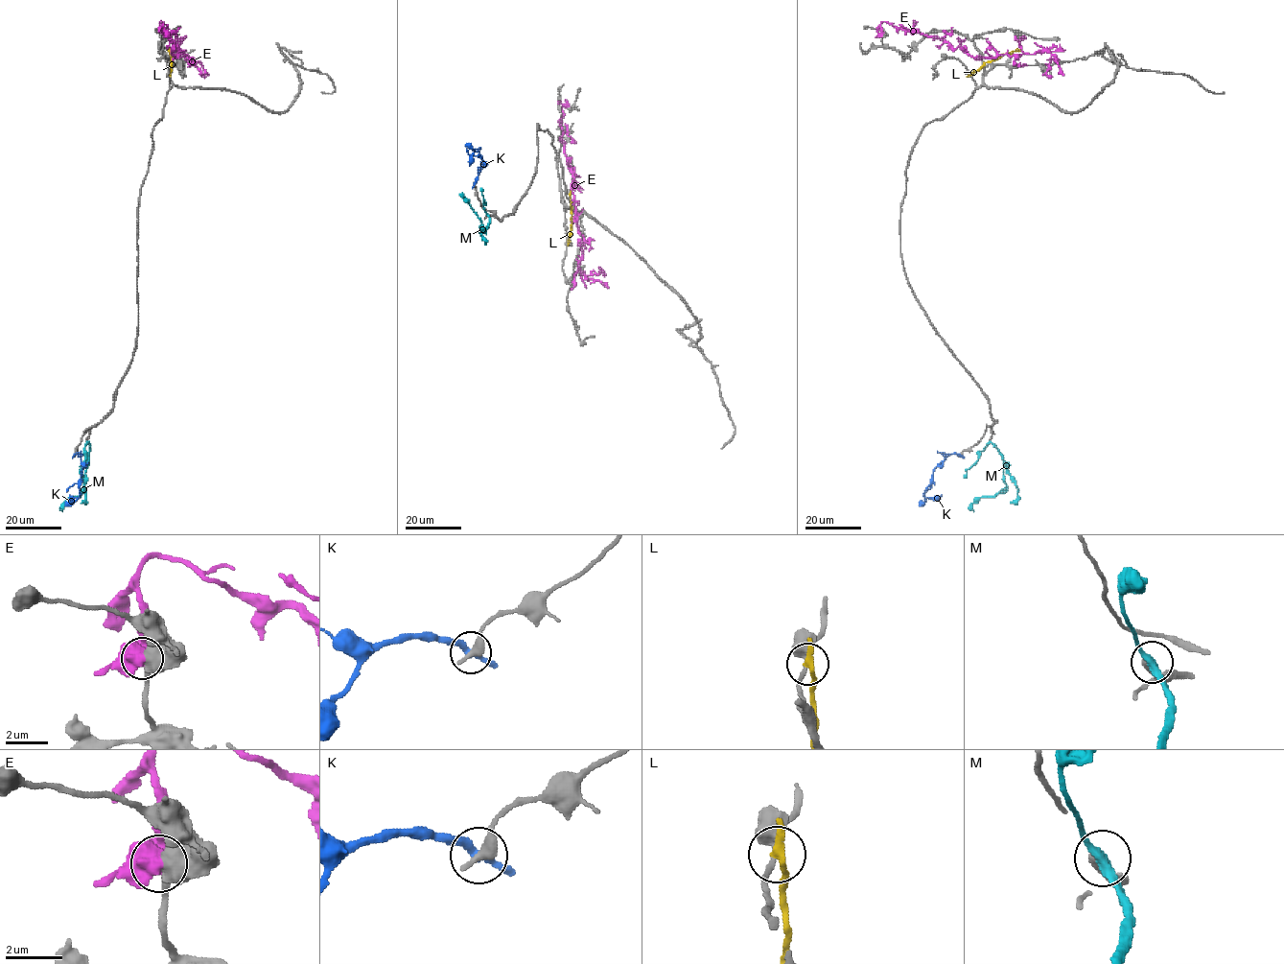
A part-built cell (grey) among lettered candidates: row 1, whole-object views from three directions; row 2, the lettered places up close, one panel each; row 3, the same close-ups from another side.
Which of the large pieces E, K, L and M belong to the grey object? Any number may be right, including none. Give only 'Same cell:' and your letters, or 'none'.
Same cell: M

